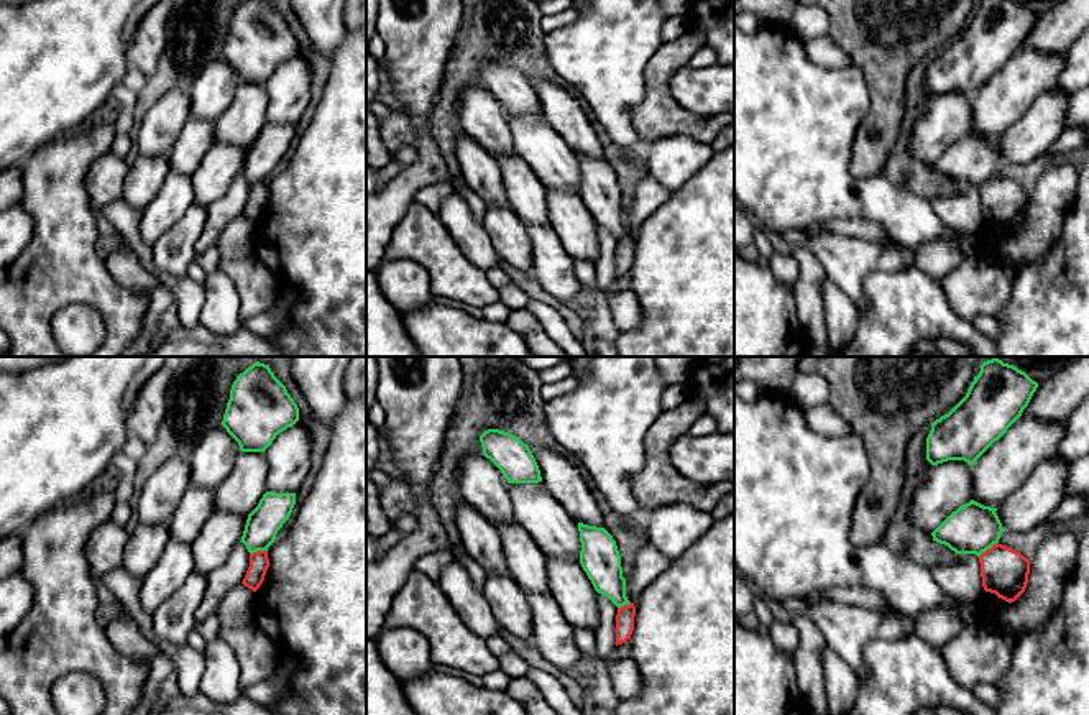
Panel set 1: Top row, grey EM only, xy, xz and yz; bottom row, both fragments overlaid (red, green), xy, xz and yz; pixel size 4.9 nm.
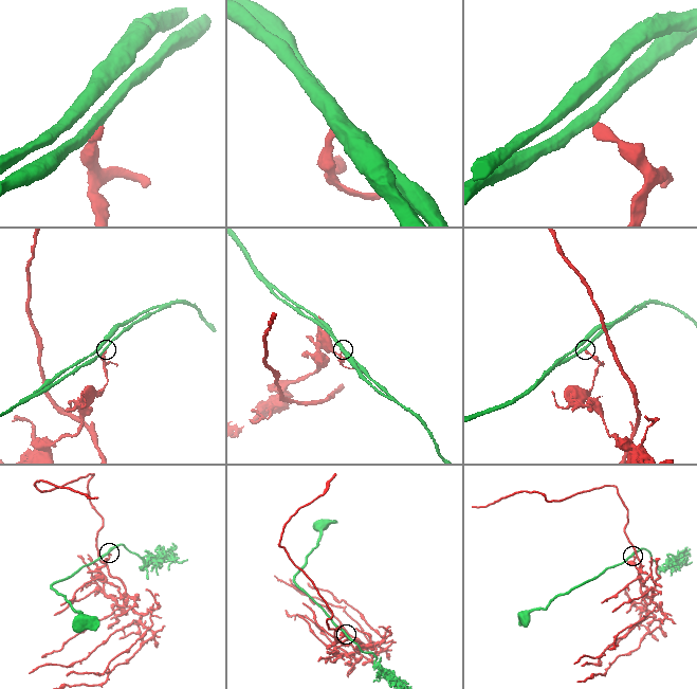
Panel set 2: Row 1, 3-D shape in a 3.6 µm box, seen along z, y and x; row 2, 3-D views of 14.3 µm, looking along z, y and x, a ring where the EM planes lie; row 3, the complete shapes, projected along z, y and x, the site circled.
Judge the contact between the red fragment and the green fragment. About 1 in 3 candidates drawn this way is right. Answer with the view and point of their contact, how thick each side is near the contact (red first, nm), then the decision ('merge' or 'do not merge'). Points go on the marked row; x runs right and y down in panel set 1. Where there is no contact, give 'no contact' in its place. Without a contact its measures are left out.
yz (987, 549) | 220/240 nm | do not merge

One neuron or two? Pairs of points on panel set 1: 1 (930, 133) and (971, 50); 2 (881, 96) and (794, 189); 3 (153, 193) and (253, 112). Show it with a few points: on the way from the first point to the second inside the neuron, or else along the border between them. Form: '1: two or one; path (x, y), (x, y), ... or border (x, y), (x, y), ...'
1: one; path (951, 112), (971, 92), (971, 71)
2: two; border (863, 73), (868, 112), (854, 135), (853, 147)
3: one; path (178, 168), (215, 130), (229, 124)

